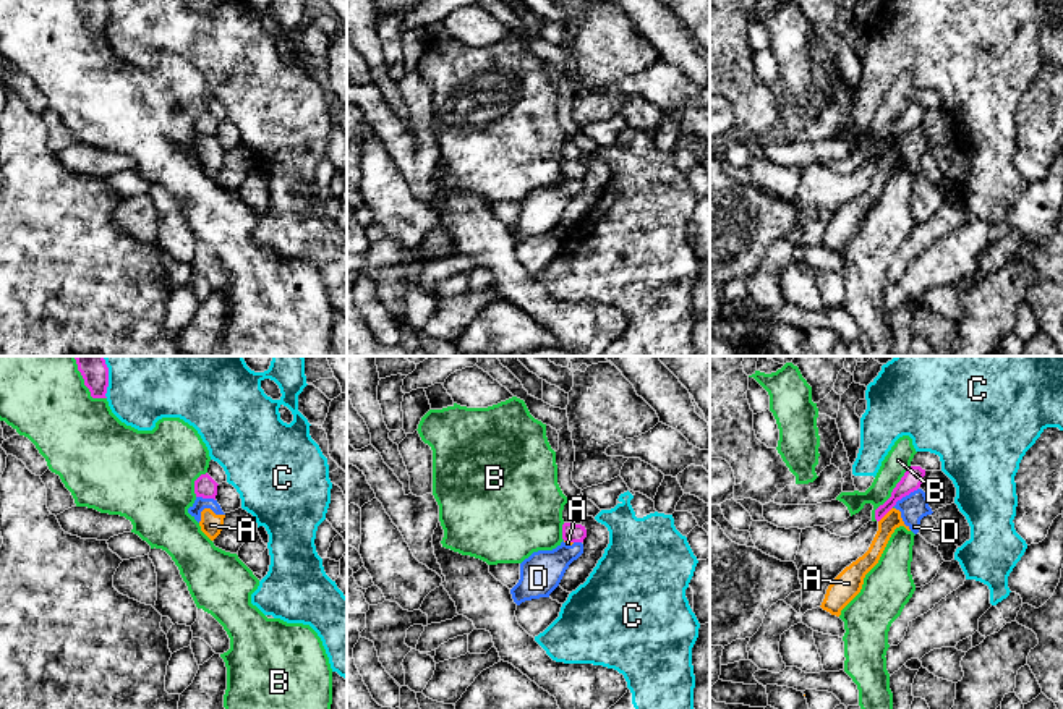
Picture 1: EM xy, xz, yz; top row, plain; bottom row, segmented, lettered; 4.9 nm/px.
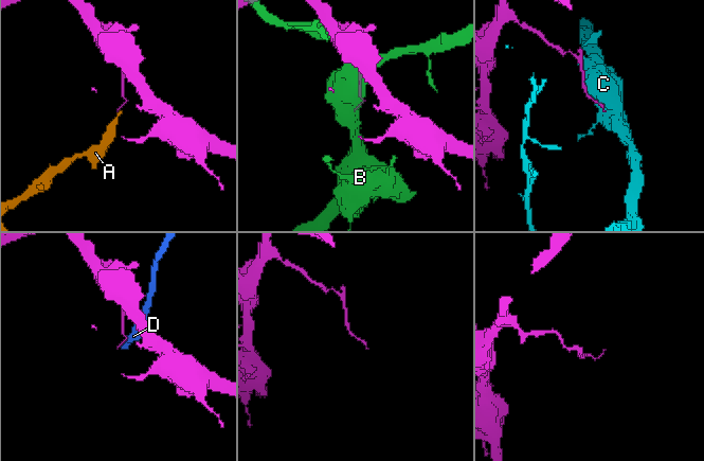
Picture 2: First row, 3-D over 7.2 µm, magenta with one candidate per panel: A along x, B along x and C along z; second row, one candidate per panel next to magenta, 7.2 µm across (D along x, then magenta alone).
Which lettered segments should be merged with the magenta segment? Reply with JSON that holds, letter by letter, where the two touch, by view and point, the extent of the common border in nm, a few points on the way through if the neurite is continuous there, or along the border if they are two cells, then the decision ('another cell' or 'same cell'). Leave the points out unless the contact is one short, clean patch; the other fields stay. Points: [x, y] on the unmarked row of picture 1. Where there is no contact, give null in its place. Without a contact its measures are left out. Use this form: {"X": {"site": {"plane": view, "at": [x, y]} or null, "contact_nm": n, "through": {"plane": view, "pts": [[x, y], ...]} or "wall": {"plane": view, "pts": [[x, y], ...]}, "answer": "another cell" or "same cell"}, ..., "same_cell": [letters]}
{"A": {"site": {"plane": "yz", "at": [885, 151]}, "contact_nm": 100, "wall": {"plane": "yz", "pts": [[892, 144], [879, 159]]}, "answer": "another cell"}, "B": {"site": {"plane": "yz", "at": [892, 130]}, "contact_nm": 320, "answer": "another cell"}, "C": {"site": {"plane": "xy", "at": [107, 18]}, "contact_nm": 180, "answer": "another cell"}, "D": {"site": {"plane": "yz", "at": [905, 133]}, "contact_nm": 160, "answer": "another cell"}, "same_cell": []}

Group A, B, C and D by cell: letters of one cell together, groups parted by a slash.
A D / B / C

